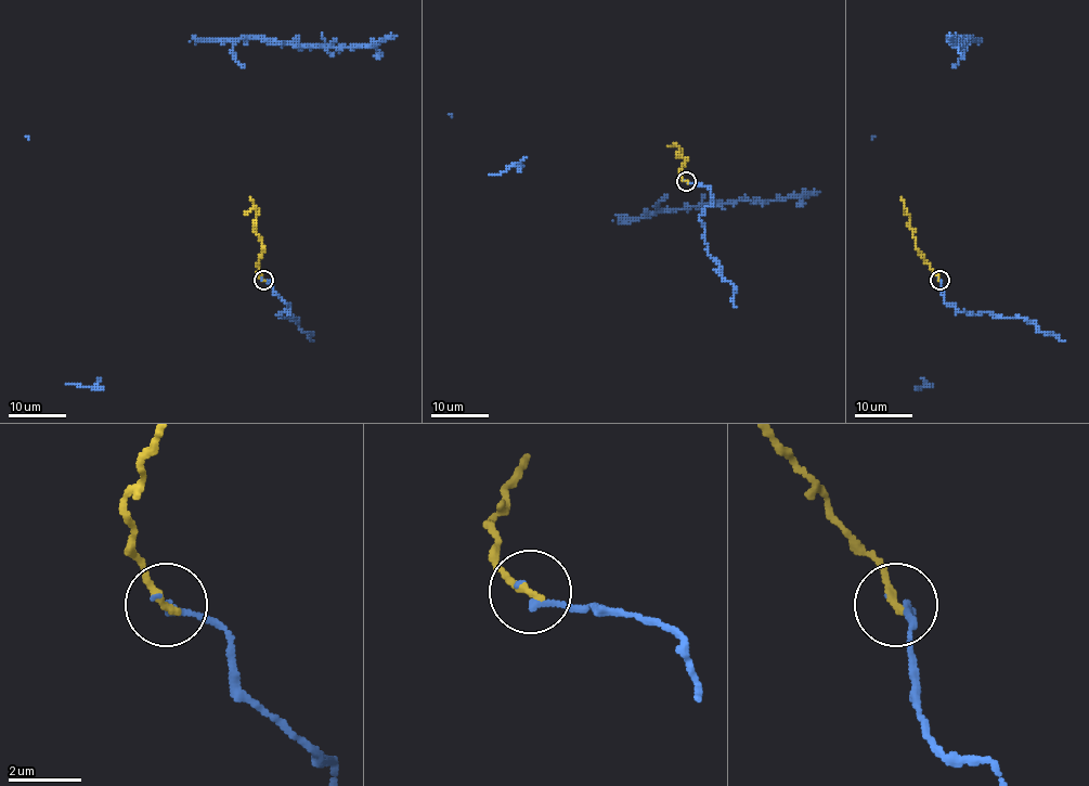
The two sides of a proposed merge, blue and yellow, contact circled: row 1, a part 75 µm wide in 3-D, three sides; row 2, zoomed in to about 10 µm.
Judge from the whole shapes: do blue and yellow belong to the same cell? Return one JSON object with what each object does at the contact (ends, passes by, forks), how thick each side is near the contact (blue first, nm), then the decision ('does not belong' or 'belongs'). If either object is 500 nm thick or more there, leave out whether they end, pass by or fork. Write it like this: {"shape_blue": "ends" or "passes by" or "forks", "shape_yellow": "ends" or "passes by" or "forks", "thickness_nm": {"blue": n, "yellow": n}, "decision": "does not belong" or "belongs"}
{"shape_blue": "ends", "shape_yellow": "ends", "thickness_nm": {"blue": 180, "yellow": 240}, "decision": "belongs"}

